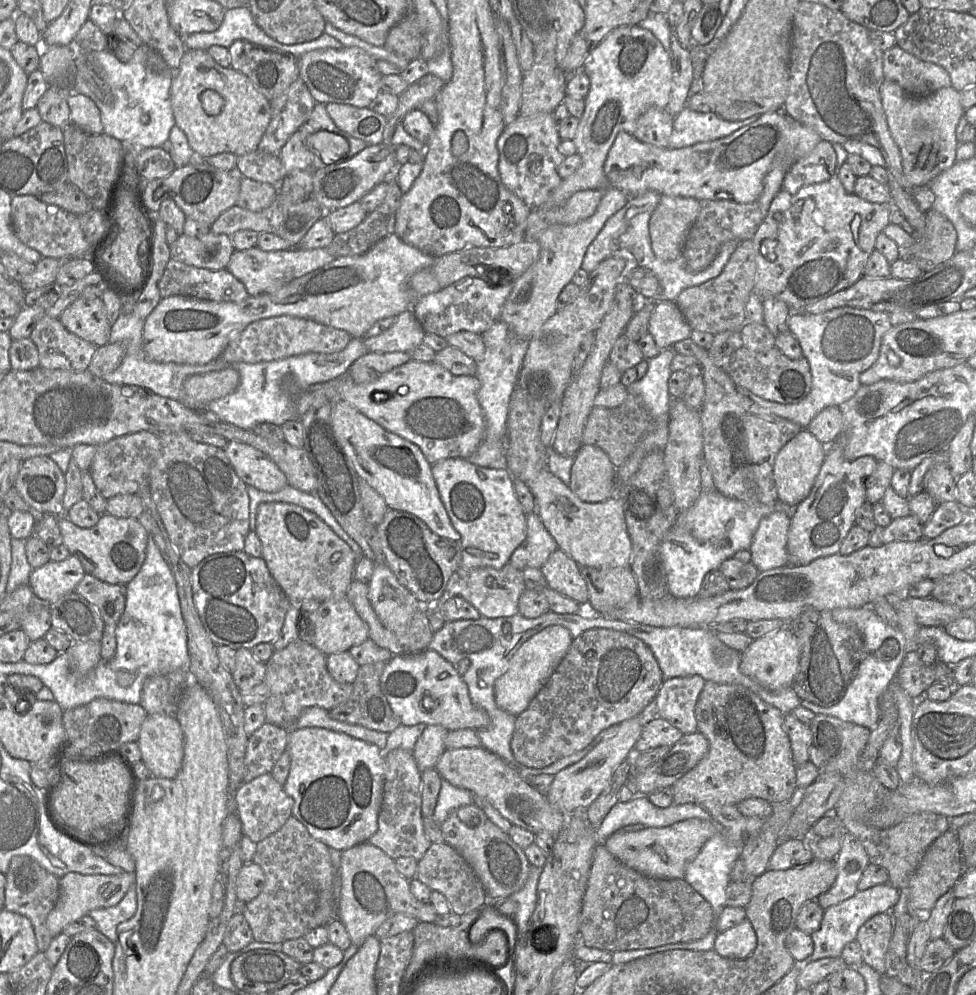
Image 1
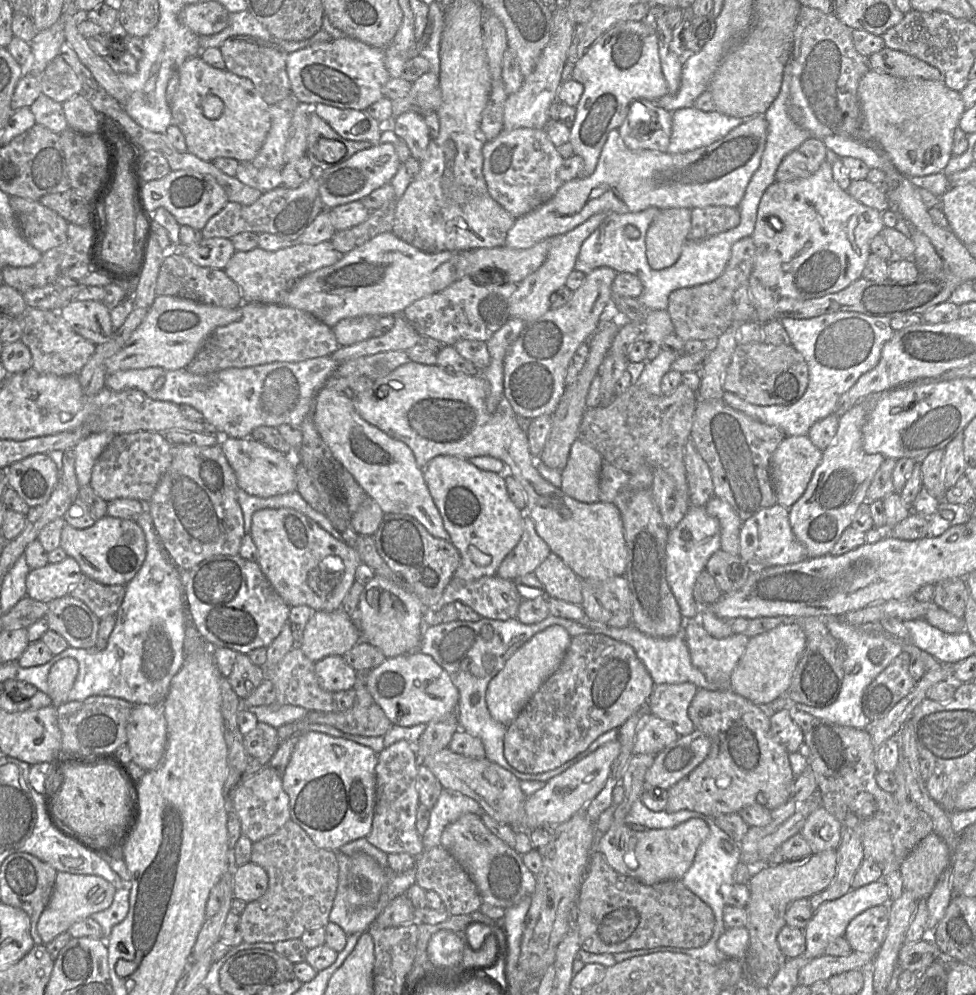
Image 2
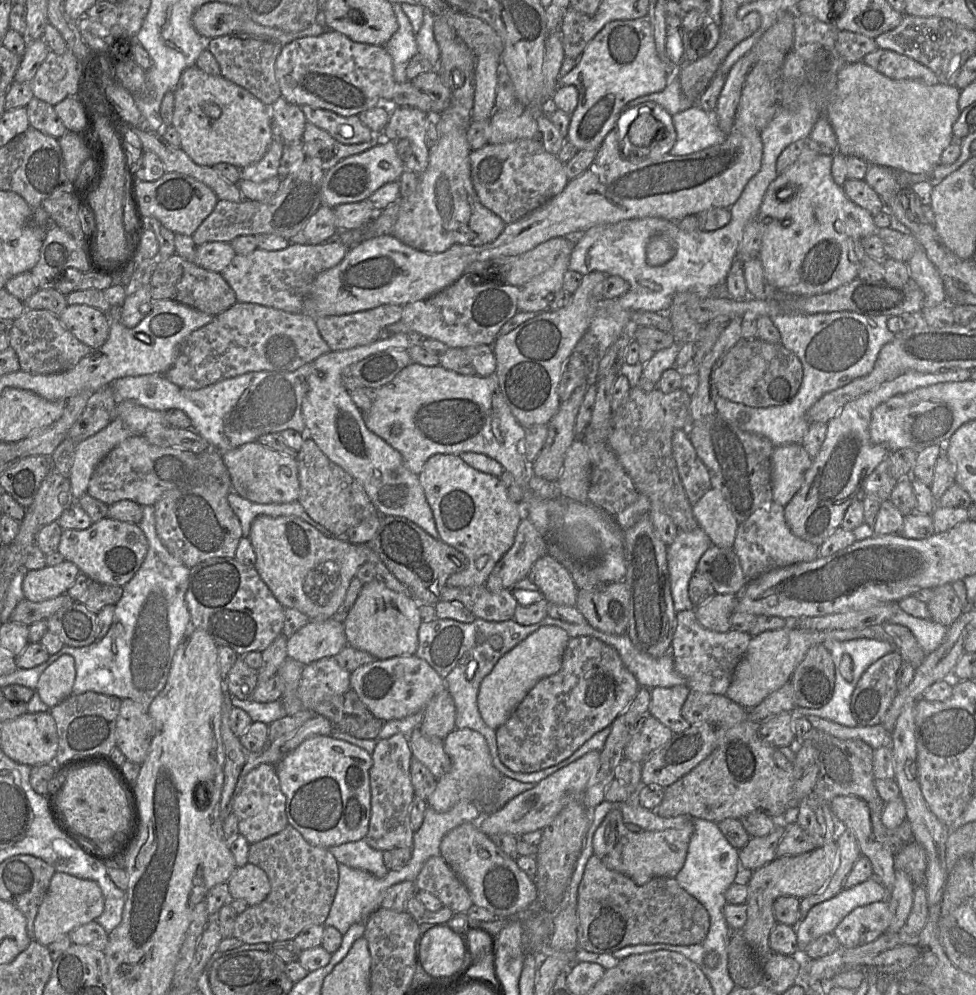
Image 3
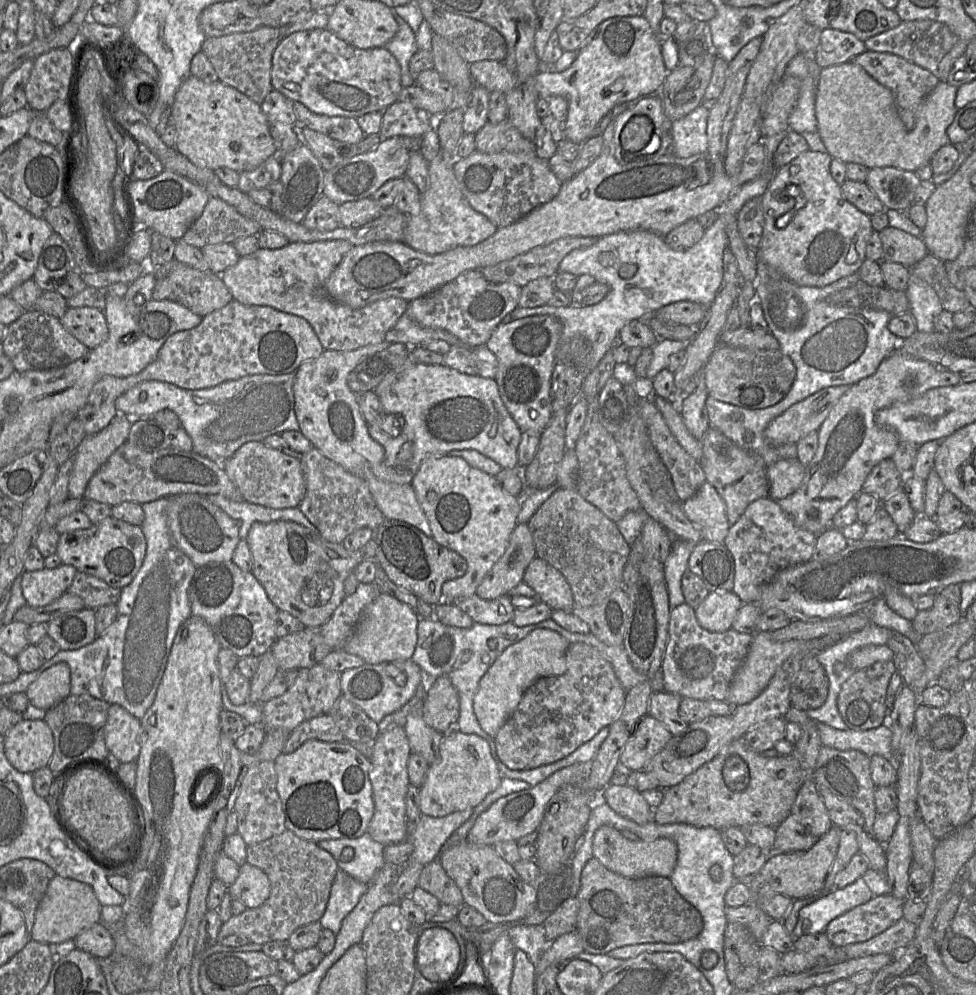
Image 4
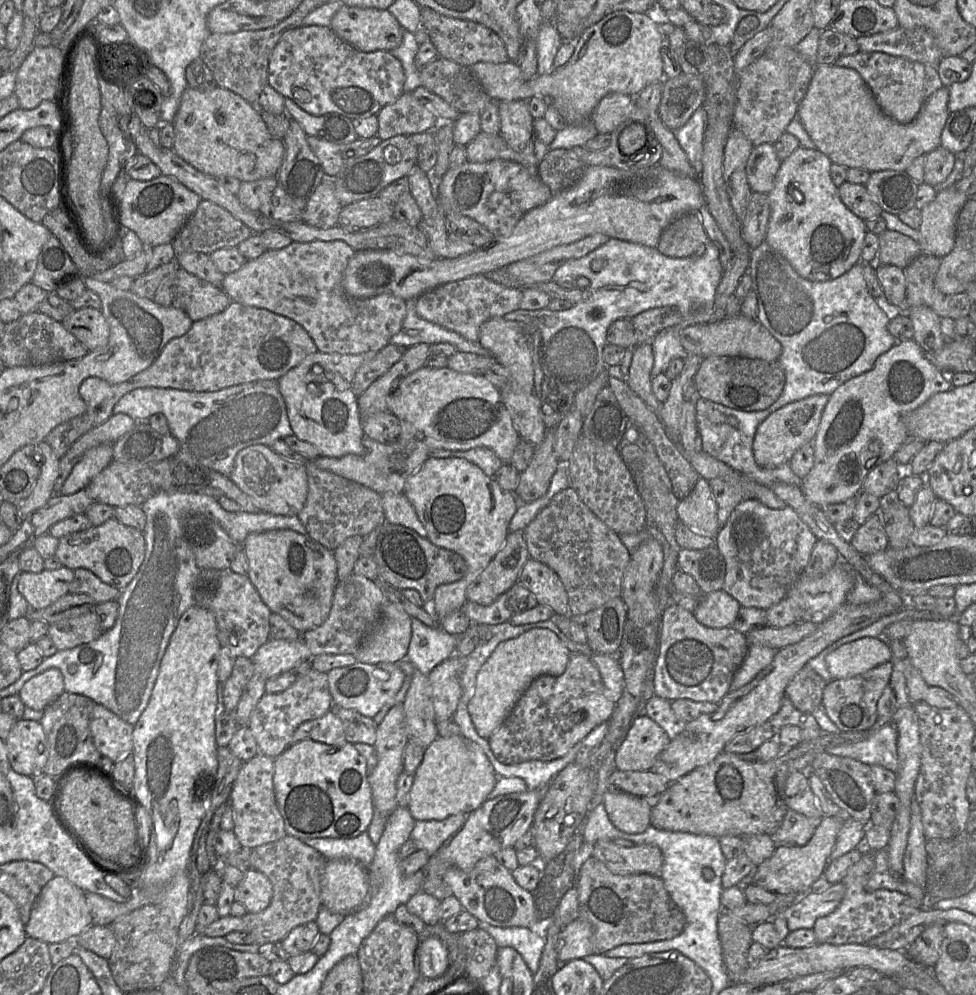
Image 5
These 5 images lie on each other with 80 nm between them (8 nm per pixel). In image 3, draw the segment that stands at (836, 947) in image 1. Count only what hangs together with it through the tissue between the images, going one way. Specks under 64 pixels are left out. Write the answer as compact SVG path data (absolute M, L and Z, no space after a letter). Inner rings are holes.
M877 876L841 890L833 898L813 906L804 920L796 924L799 956L812 941L825 934L833 934L838 924L855 908L888 899L889 892Z

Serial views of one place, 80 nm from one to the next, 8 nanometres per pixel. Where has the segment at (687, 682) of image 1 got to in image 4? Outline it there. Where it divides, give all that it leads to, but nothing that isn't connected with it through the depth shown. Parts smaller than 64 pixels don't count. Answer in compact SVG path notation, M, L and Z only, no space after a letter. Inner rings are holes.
M661 691L653 692L649 701L648 715L661 722L673 736L688 726L678 713L681 700L678 694Z

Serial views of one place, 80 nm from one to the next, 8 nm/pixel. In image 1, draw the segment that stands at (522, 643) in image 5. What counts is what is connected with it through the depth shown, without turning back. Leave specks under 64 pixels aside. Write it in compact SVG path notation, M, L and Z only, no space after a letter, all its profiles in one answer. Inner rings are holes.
M560 625L549 626L529 638L510 660L507 671L494 683L497 707L515 717L526 710L565 657L572 640L568 629Z

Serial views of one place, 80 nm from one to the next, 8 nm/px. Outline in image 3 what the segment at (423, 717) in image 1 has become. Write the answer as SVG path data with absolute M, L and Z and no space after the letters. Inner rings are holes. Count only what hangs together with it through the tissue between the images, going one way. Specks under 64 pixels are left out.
M416 655L375 660L350 673L350 689L373 717L387 722L423 711L431 698L446 689L445 680L423 659Z

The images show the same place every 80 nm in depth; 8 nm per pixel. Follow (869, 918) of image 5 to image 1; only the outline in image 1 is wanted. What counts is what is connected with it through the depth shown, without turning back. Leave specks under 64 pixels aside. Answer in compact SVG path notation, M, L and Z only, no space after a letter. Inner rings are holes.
M879 913L868 919L858 930L856 941L862 950L863 963L875 969L881 976L890 973L886 954L893 931L891 913Z

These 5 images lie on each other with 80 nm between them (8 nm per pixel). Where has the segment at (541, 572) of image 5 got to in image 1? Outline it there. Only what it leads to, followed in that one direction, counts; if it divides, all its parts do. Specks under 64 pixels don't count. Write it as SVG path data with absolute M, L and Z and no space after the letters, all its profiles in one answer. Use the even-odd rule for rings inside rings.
M564 551L553 552L540 569L546 586L583 607L588 605L589 593L581 567Z

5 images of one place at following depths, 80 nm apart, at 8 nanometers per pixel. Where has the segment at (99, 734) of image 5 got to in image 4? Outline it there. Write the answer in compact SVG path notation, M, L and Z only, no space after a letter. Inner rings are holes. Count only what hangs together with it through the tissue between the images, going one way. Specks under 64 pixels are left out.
M110 704L105 724L105 743L122 763L136 762L140 753L141 720L118 704Z

